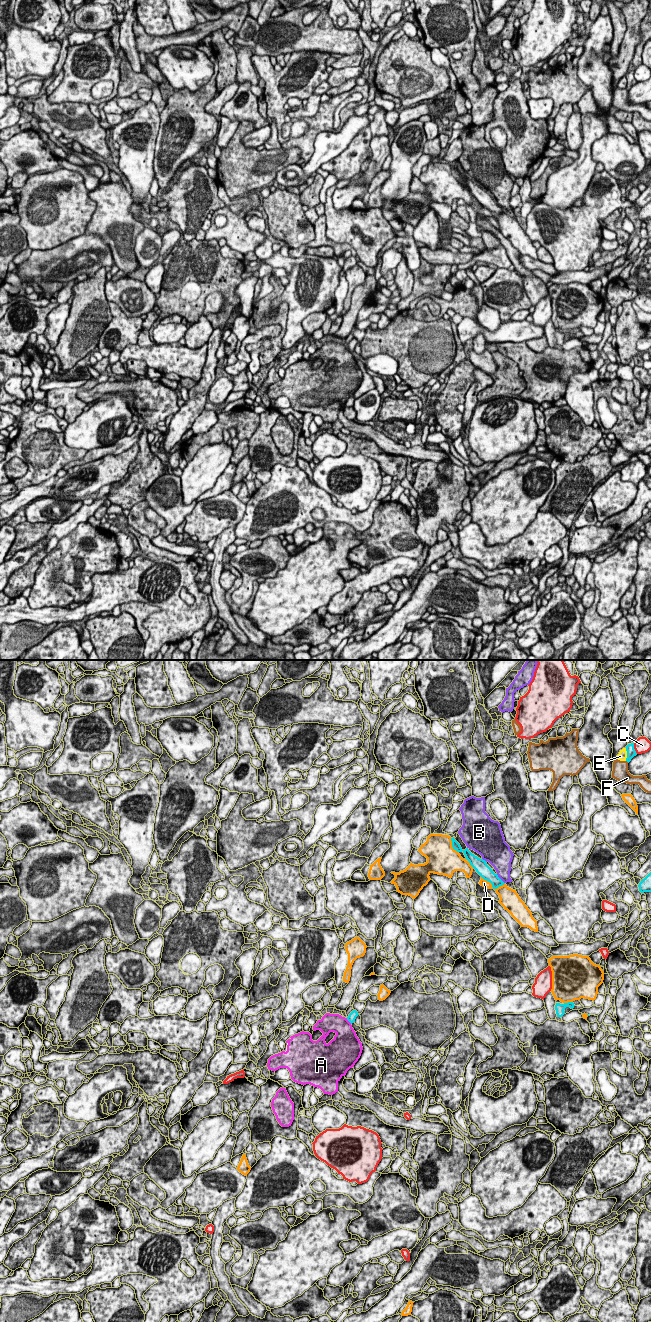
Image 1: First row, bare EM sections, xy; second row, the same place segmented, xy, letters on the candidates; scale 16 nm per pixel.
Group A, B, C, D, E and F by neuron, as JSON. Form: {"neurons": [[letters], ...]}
{"neurons": [["A", "B"], ["C"], ["D"], ["E"], ["F"]]}

